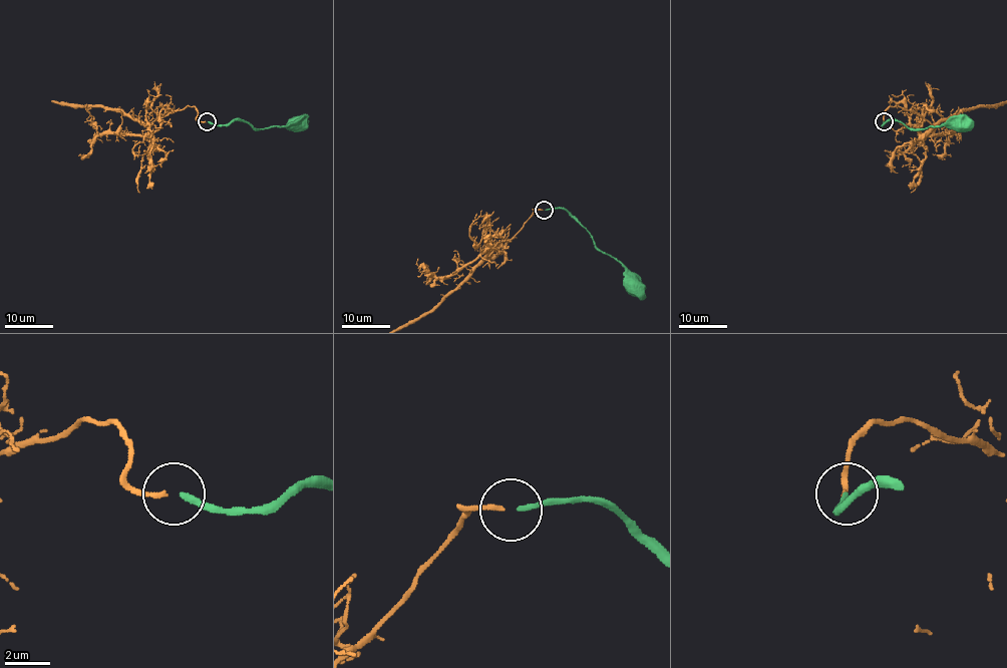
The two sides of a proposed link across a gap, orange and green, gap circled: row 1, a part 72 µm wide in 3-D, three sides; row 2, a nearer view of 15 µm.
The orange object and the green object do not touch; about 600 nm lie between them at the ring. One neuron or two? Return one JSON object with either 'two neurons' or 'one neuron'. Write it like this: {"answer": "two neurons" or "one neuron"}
{"answer": "one neuron"}

